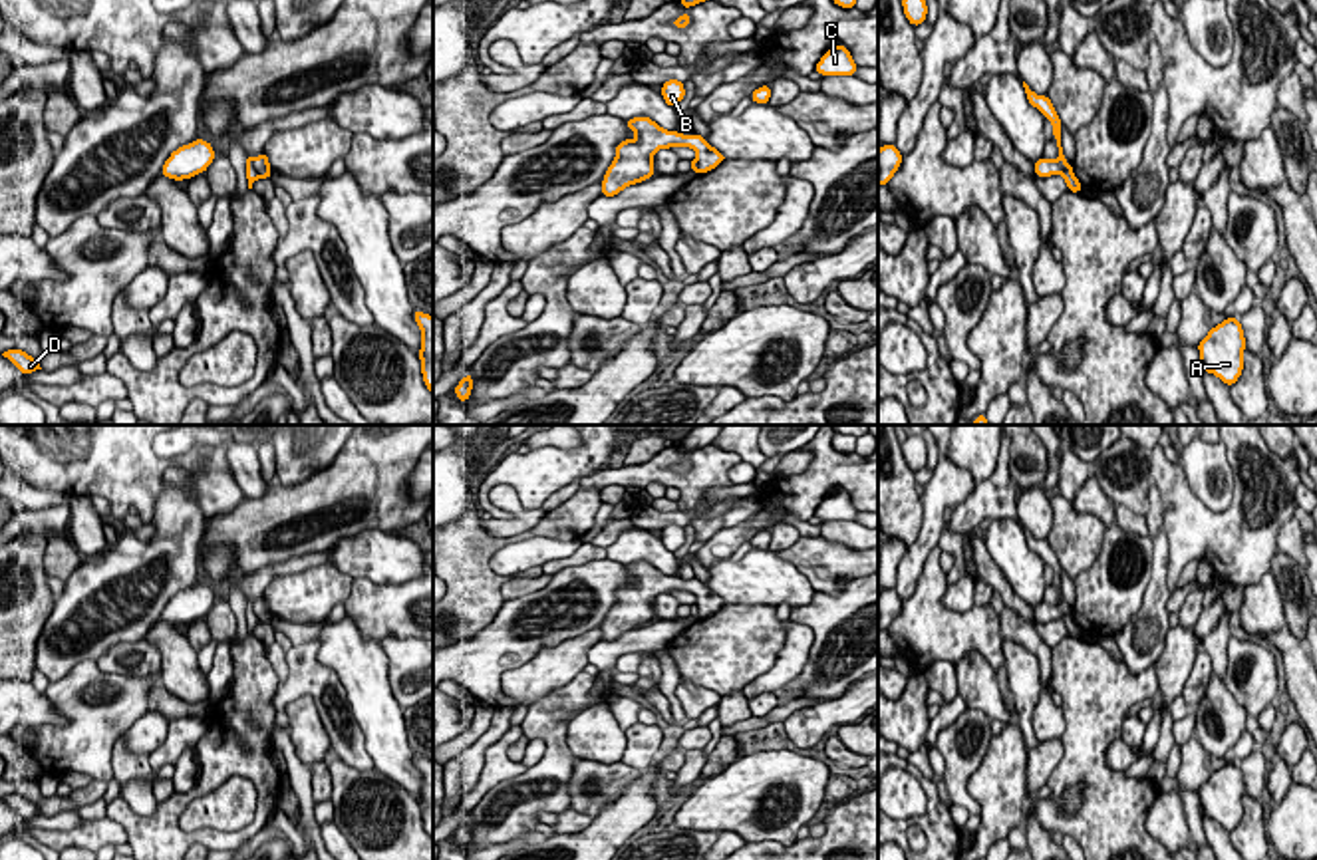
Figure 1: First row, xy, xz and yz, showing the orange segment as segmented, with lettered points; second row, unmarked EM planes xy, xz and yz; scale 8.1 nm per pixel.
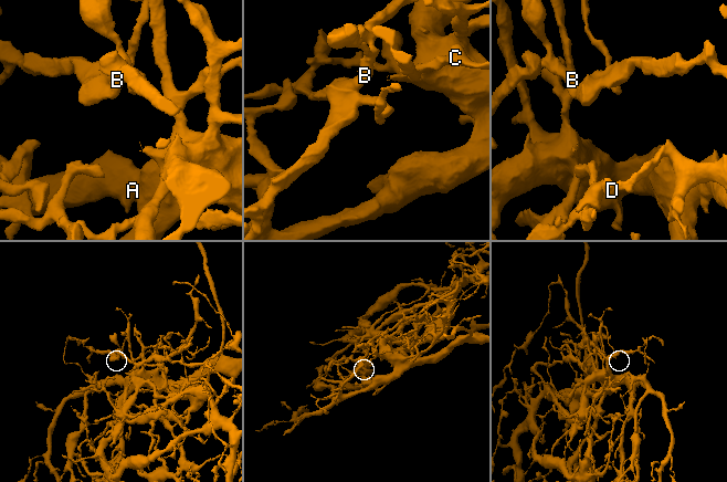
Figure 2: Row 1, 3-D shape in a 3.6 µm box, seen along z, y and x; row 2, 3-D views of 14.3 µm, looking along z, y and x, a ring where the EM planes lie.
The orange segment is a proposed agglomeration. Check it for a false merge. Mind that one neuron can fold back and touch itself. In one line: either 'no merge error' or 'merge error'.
merge error

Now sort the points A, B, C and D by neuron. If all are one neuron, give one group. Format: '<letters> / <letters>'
A C D / B

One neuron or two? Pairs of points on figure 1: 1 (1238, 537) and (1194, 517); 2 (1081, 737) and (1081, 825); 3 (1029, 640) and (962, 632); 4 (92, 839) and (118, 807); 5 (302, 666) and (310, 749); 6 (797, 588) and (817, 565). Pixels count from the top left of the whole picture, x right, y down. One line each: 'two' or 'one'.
1: one
2: one
3: two
4: two
5: two
6: two

